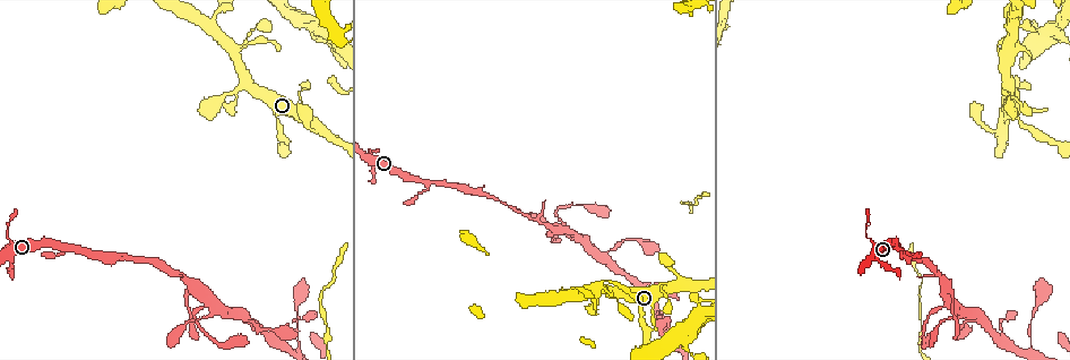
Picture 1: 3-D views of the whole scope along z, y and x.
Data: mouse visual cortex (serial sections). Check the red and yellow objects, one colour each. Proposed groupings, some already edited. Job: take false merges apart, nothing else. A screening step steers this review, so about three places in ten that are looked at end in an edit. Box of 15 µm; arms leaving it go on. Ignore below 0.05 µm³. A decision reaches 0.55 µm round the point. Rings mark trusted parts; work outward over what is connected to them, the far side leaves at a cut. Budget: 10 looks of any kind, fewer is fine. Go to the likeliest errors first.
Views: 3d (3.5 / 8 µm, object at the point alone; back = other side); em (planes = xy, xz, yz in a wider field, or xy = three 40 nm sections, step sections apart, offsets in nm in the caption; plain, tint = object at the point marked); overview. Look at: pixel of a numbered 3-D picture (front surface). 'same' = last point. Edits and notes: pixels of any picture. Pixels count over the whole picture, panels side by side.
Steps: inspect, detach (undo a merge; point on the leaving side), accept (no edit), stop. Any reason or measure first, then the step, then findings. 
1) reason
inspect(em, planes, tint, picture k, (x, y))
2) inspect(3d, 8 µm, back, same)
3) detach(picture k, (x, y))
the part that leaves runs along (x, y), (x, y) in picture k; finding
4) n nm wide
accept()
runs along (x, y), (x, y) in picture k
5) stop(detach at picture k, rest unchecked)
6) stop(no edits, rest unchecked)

two arms in line, one across
inspect(3d, 3.5 µm, picture 1, (298, 340))

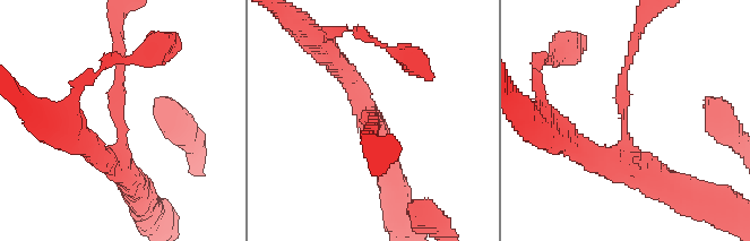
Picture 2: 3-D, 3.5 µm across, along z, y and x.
3 arms; arms of 100, 300, 300 nm; need the tissue
inspect(em, xy, step 1, tint, picture 2, (624, 126))

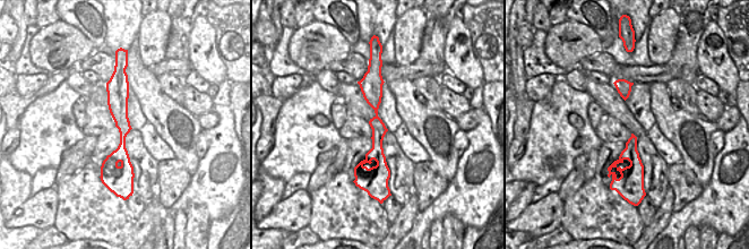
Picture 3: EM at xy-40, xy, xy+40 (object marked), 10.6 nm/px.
accept()
continuous, no second cell

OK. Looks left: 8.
narrows sharply
inspect(3d, 3.5 µm, picture 1, (1008, 93))

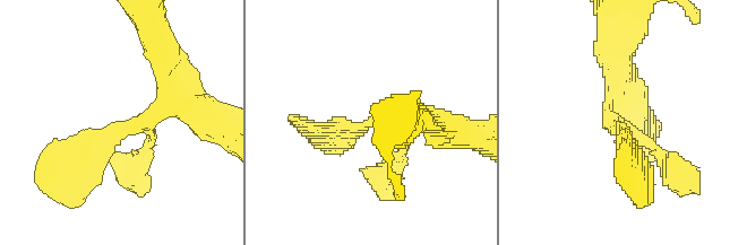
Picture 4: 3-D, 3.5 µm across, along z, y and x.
3 arms; arms of 150, 250, 300 nm
inspect(em, planes, tint, picture 4, (619, 126))

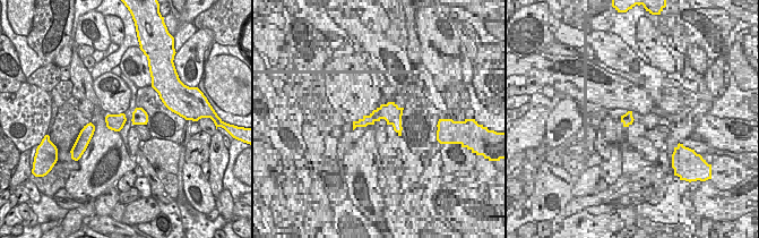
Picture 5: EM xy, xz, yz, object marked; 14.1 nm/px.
cut it another way
inspect(em, xy, step 5, tint, same)

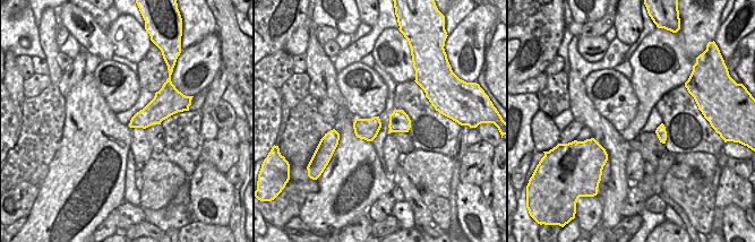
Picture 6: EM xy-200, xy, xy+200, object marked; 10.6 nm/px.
accept()
one cell here

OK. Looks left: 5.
sharp bend
inspect(3d, 3.5 µm, picture 1, (555, 214))

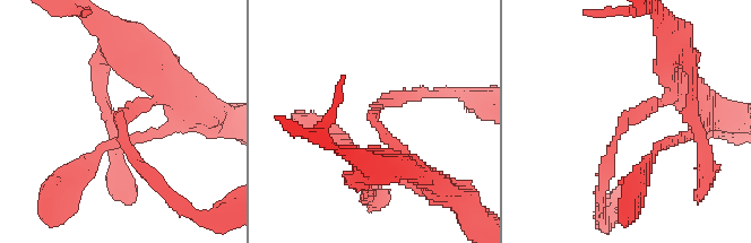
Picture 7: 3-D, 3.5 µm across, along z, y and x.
inspect(em, xy, step 3, plain, picture 7, (629, 119))

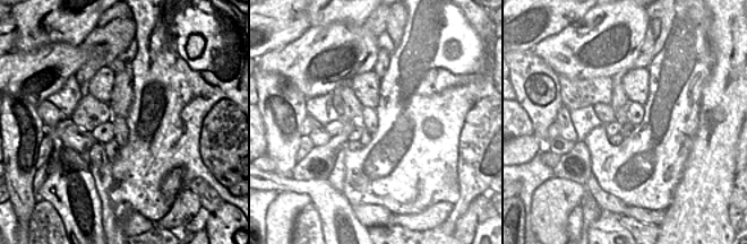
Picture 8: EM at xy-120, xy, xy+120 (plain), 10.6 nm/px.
where the object lies
inspect(em, xy, step 3, tint, same)

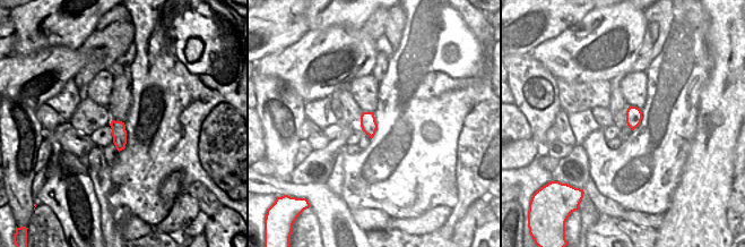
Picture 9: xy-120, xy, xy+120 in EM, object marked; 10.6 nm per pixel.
170 nm wide
accept()
runs along (672, 84), (619, 129), (605, 178) in picture 7; all the same cell

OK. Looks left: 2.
sharp bend
inspect(3d, 3.5 µm, picture 1, (664, 292))

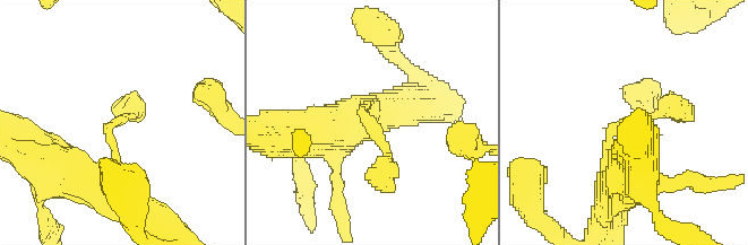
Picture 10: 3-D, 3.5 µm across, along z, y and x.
need the tissue
inspect(em, xy, step 2, tint, picture 10, (368, 119))

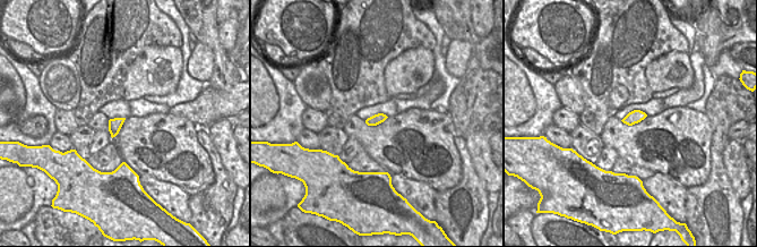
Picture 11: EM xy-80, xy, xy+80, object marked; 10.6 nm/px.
accept()
runs along (624, 185), (615, 127), (685, 113) in picture 10; one cell here

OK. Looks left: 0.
stop(no edits, rest unchecked)

